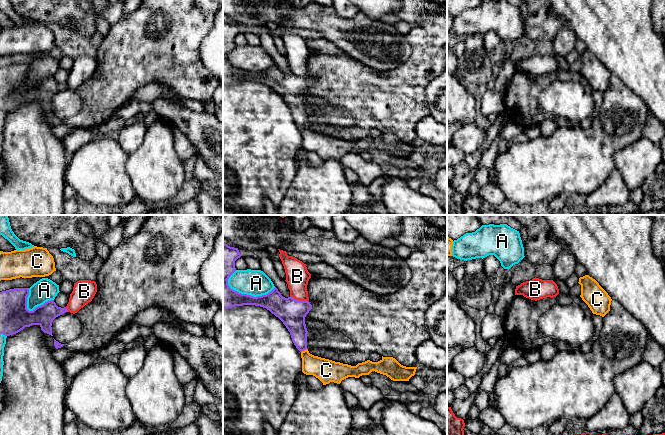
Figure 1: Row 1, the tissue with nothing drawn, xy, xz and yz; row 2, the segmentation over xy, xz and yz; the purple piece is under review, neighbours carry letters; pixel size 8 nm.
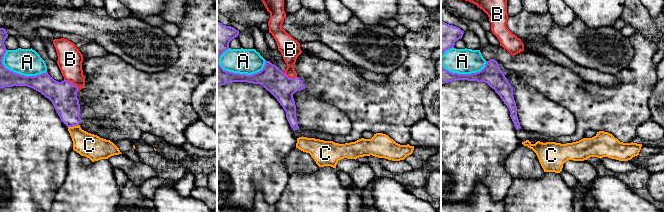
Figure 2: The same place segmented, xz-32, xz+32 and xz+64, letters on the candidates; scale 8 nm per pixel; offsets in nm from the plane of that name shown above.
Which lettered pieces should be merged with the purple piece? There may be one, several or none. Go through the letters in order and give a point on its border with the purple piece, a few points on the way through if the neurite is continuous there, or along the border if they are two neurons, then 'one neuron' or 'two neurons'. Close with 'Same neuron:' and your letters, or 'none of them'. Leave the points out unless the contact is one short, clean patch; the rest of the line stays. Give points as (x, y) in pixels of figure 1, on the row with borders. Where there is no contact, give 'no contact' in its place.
A: xz (249, 295) | two neurons
B: xz (299, 300) | two neurons
C: xz (303, 350) | along xz (306, 348), (301, 352) | two neurons
Same neuron: none of them

